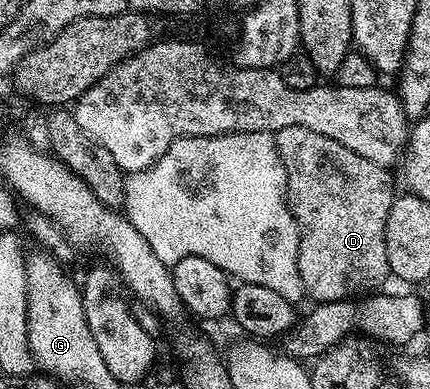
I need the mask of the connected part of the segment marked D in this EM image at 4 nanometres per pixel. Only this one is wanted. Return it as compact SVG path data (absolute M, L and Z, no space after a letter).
M290 125L275 132L274 138L286 169L288 208L300 230L298 269L307 298L316 303L333 303L349 298L348 290L355 283L376 287L390 279L386 257L386 217L390 217L394 190L389 172L374 161L366 161L366 157L358 157L358 153L350 153L346 145L338 145L338 141L330 141L330 137L314 133L314 129Z

